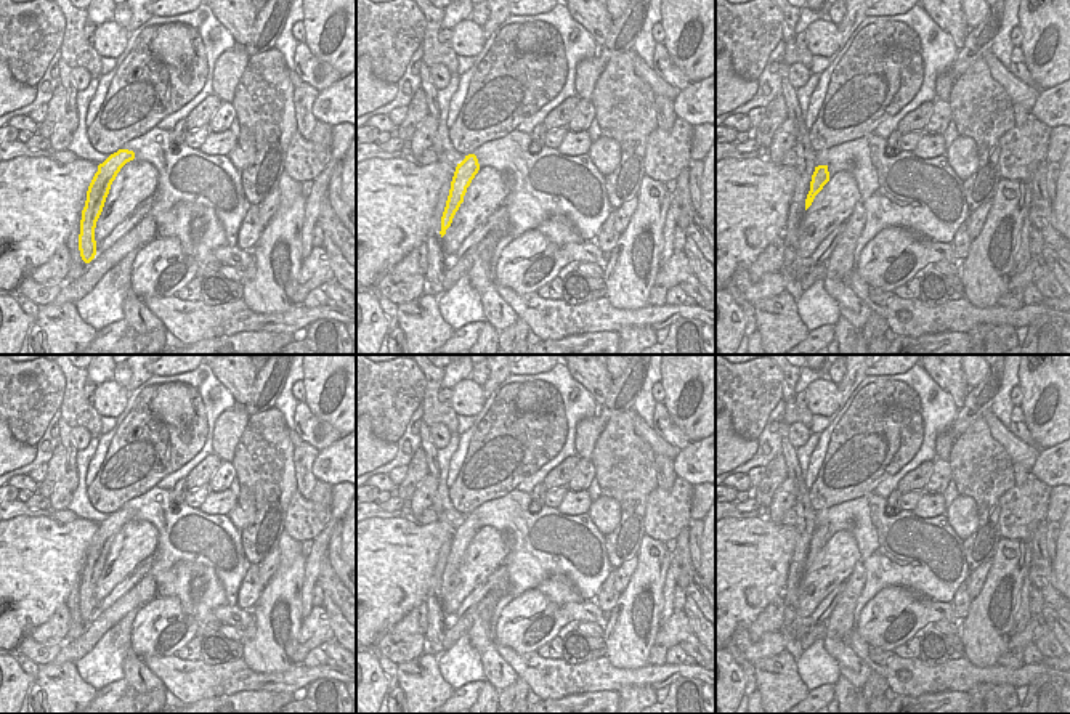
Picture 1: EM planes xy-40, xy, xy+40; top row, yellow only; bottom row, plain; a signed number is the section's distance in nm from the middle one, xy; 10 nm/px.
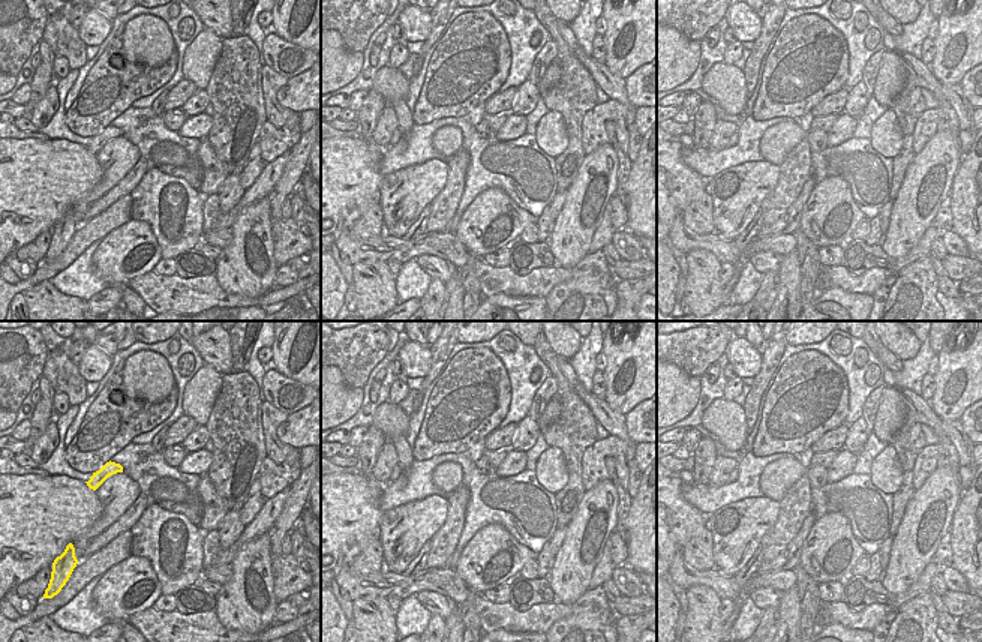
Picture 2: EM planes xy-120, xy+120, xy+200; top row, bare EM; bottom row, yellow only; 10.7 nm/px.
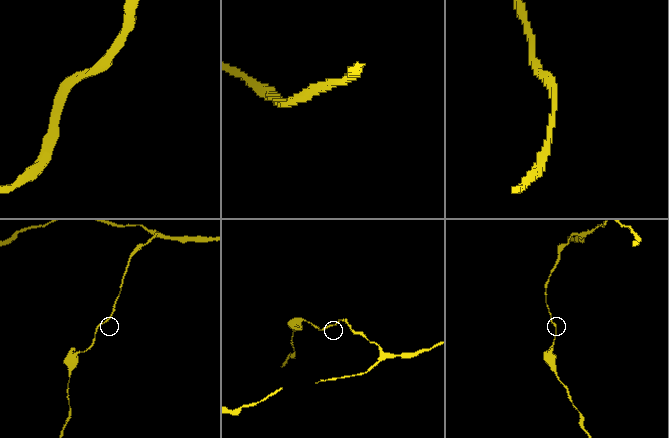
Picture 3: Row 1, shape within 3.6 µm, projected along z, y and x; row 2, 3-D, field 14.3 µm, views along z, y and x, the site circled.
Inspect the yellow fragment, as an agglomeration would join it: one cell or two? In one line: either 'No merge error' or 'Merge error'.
No merge error.

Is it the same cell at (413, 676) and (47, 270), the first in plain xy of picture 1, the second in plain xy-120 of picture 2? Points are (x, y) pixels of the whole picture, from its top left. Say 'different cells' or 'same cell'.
different cells

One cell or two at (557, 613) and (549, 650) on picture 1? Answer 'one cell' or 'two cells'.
two cells

